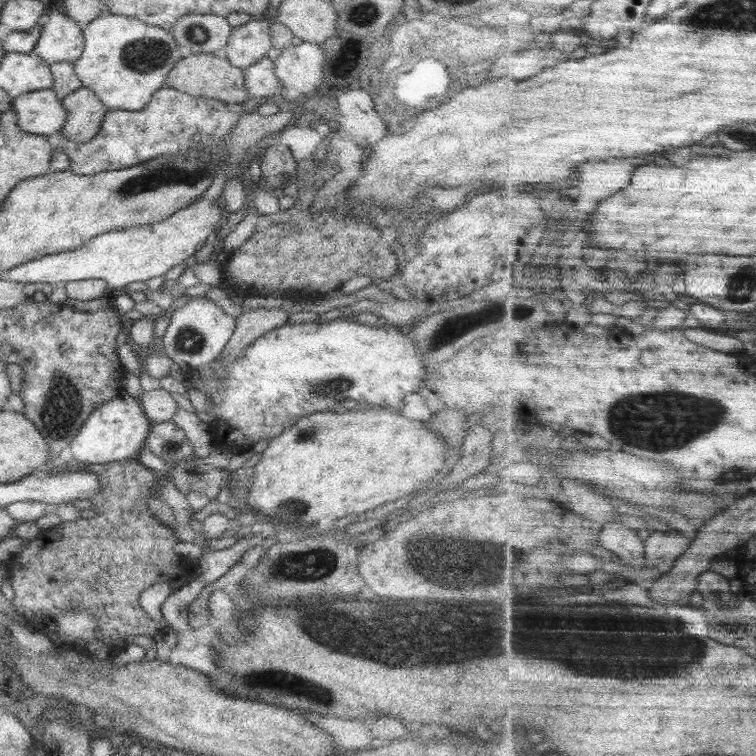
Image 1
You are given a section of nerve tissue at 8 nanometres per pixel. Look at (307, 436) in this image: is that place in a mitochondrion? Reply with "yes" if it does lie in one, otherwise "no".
yes

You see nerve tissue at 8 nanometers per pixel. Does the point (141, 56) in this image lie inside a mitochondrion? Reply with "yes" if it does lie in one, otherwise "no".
yes

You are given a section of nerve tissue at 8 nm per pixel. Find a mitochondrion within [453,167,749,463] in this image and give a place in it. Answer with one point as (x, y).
(660, 421)

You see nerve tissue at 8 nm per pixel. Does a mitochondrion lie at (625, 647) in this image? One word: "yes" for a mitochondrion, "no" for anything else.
yes

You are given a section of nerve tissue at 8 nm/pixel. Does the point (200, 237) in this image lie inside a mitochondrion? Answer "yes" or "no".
no

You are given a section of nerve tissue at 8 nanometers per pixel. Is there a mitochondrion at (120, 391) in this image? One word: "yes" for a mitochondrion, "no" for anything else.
no

